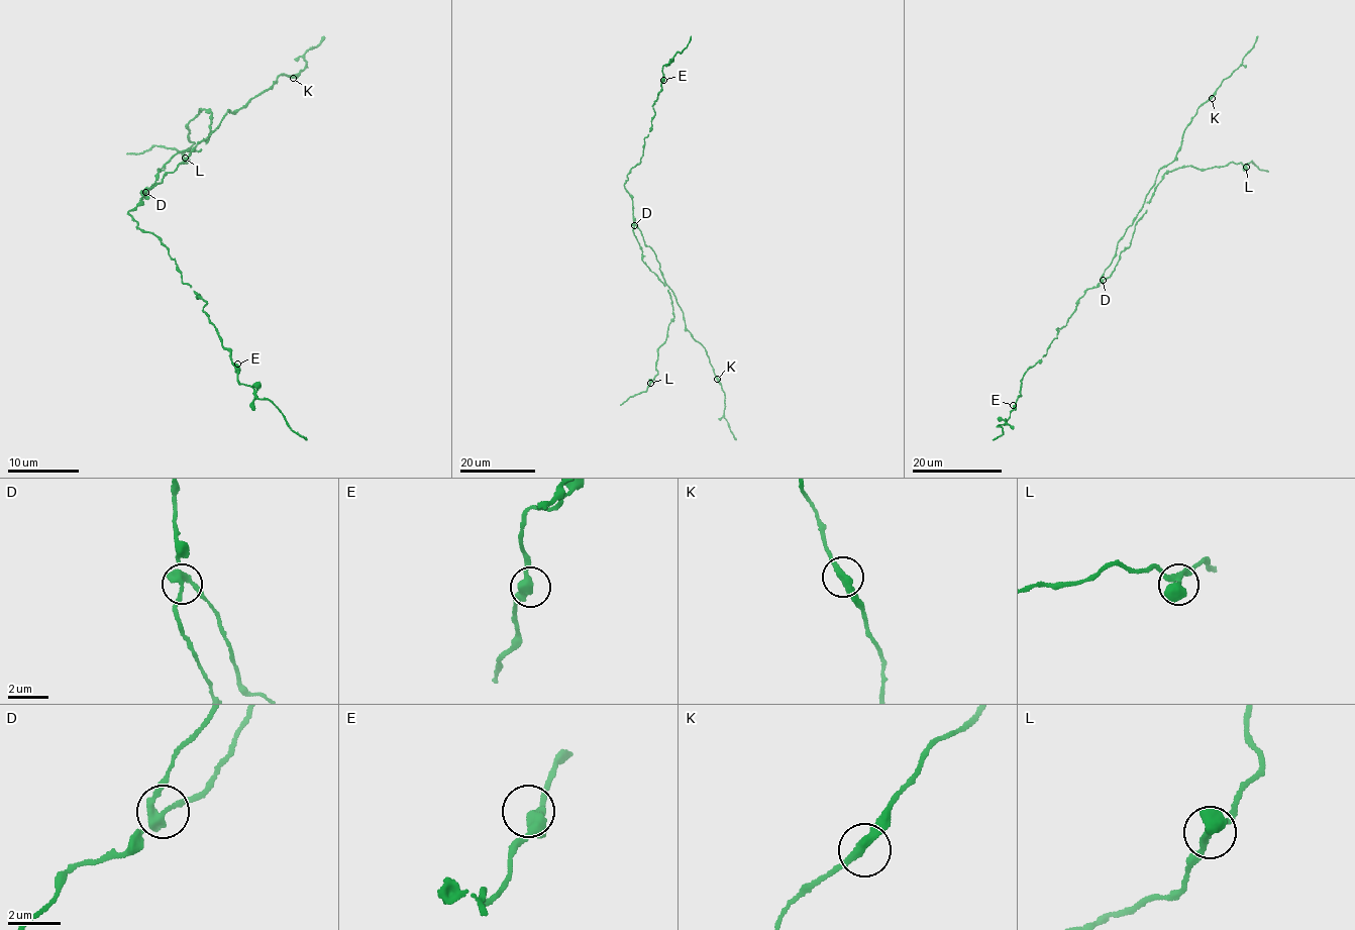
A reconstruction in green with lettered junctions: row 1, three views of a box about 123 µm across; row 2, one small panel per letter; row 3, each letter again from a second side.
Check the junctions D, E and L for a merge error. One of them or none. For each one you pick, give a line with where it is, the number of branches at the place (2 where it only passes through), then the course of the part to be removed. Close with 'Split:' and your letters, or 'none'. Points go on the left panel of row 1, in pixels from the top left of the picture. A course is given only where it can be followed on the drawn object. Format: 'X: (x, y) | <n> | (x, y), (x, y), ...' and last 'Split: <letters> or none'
D: (145, 192) | 3 | (146, 191), (175, 171), (226, 112), (234, 114), (277, 76), (305, 68), (304, 52), (324, 37)
Split: D

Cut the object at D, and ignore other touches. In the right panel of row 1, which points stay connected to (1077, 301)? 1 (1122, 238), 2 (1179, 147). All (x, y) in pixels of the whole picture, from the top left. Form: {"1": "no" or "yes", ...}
{"1": "no", "2": "no"}

